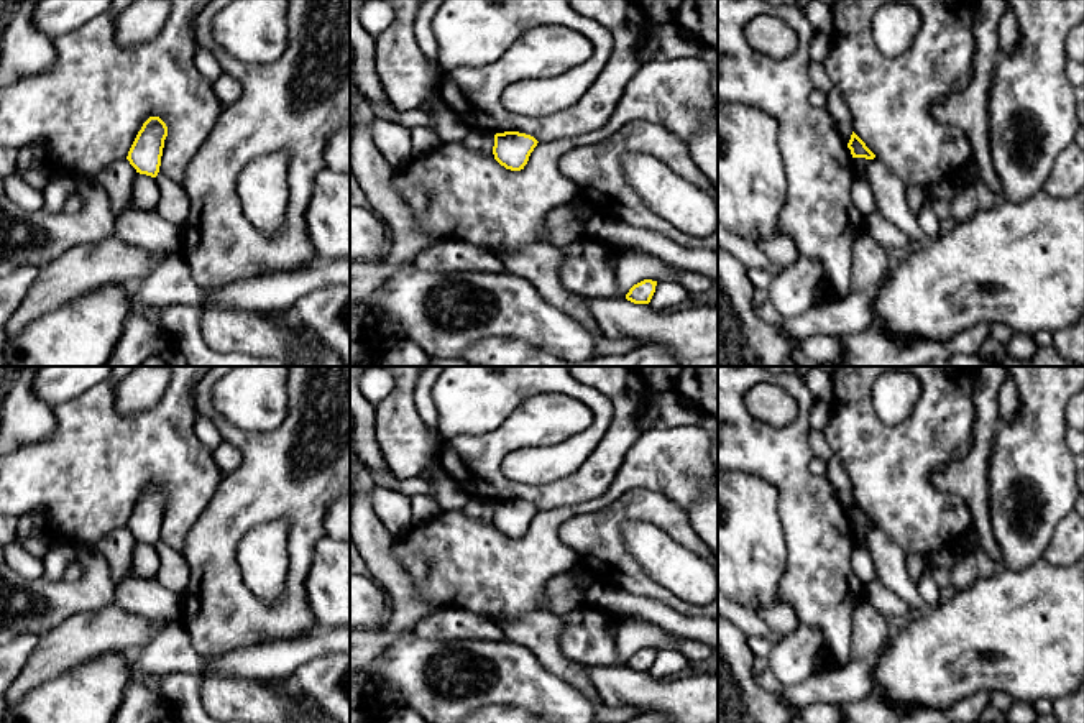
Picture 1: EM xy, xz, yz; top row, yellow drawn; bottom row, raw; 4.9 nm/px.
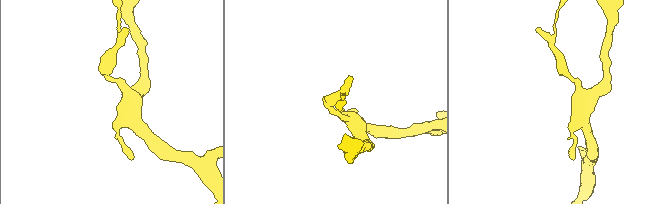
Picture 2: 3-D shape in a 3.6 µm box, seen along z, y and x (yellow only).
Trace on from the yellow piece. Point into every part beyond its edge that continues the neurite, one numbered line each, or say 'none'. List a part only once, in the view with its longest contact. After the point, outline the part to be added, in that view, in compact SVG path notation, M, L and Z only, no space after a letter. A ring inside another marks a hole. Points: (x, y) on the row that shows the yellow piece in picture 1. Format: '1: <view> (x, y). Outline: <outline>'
none

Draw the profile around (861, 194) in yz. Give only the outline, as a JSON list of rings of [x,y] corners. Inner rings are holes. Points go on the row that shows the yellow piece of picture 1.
[[[857,174],[852,179],[849,197],[864,217],[875,212],[875,196],[869,182],[862,181]]]

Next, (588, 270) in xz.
[[[588,235],[562,246],[560,279],[580,297],[611,299],[618,296],[616,251]]]

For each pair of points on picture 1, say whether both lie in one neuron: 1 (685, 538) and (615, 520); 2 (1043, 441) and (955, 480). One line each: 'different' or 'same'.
1: same
2: different

